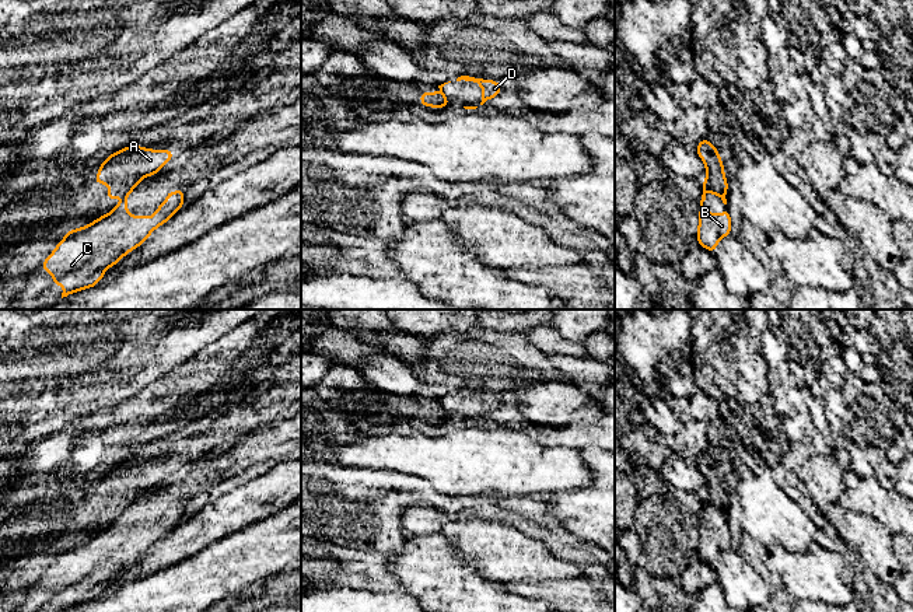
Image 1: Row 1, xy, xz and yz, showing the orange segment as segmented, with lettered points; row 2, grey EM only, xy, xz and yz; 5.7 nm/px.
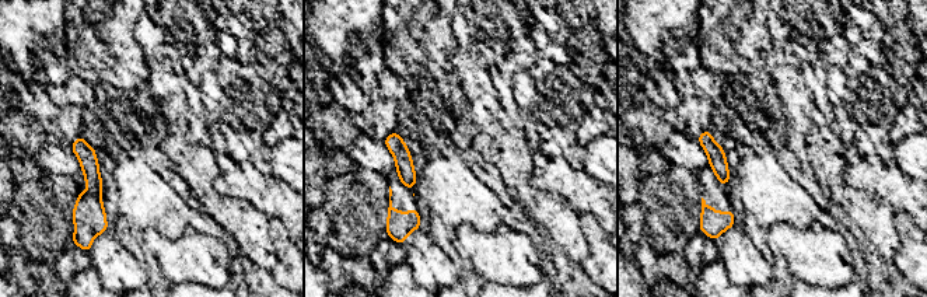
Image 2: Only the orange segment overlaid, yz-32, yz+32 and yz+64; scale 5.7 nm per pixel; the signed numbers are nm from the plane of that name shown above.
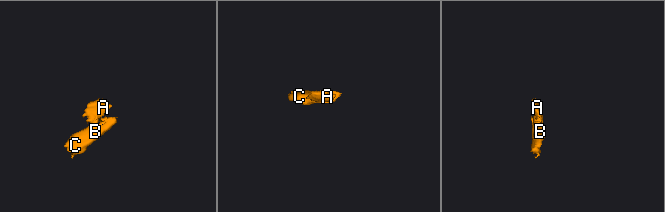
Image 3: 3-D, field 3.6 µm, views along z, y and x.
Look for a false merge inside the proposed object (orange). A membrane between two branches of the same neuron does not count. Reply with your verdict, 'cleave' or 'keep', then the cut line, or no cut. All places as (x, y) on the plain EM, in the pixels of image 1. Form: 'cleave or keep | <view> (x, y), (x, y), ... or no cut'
cleave | yz (705, 495), (709, 503)

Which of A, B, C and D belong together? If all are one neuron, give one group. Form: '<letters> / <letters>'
A / B C D

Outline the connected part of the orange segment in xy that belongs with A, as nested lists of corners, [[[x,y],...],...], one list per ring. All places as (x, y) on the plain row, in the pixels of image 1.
[[[136,458],[109,468],[99,479],[94,497],[106,497],[111,504],[106,513],[116,513],[119,508],[129,508],[143,492],[157,487],[169,473],[172,464],[150,464]]]

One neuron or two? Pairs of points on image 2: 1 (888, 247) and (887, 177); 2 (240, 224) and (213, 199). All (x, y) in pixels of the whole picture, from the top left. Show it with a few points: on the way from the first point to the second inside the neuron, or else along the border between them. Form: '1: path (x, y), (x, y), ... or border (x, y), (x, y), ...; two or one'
1: border (856, 189), (874, 192), (895, 210); two
2: path (233, 217), (220, 206); one

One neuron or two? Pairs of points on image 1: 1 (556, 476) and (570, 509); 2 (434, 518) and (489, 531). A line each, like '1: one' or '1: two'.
1: two
2: one

